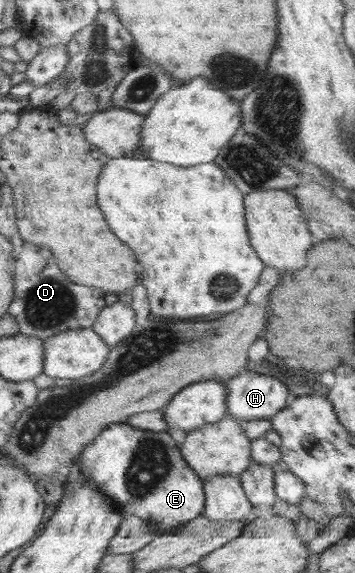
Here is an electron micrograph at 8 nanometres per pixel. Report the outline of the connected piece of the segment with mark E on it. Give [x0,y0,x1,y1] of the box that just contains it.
[79,422,205,536]

